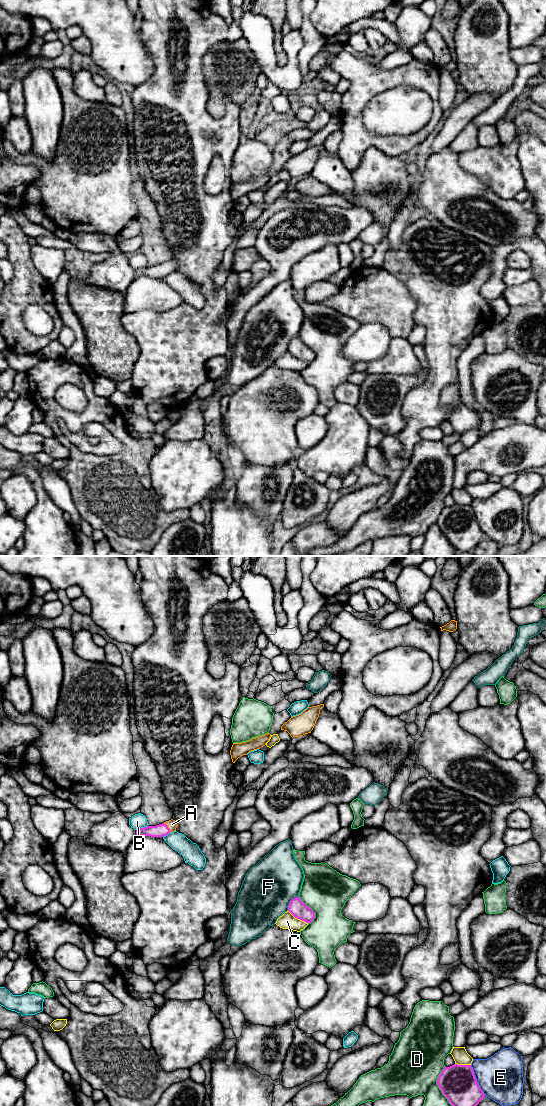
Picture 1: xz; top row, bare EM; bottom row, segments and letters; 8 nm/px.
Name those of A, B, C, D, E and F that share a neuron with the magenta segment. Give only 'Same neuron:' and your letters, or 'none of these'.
Same neuron: A

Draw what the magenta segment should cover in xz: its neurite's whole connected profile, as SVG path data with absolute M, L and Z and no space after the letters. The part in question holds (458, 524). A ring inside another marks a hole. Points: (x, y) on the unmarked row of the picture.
M471 505L445 506L437 519L437 525L457 552L472 552L485 537Z

